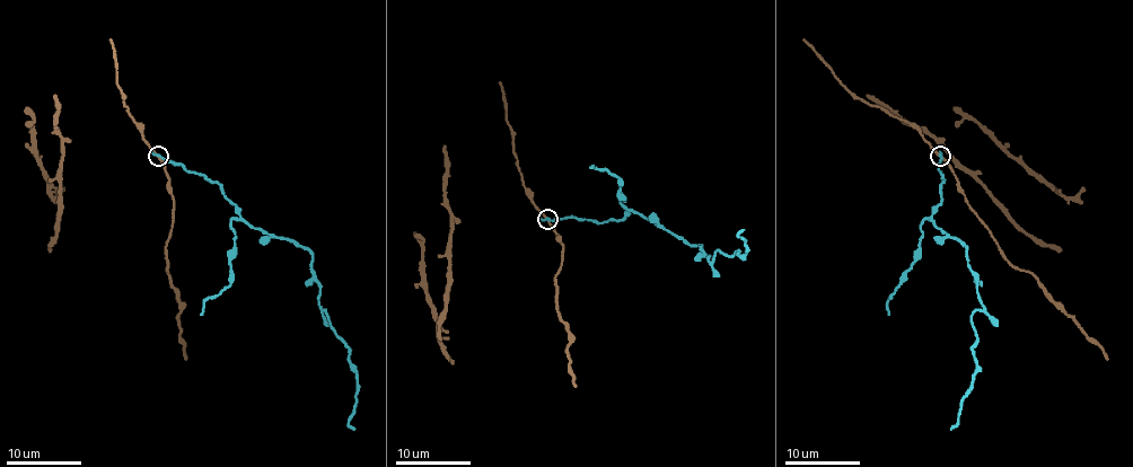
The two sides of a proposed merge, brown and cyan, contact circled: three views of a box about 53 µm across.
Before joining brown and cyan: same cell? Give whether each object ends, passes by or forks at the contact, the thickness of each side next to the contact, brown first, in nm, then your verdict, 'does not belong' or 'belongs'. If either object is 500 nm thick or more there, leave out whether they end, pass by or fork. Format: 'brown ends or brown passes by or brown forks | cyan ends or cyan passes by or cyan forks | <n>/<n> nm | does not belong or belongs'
brown passes by | cyan ends | 160/260 nm | does not belong

